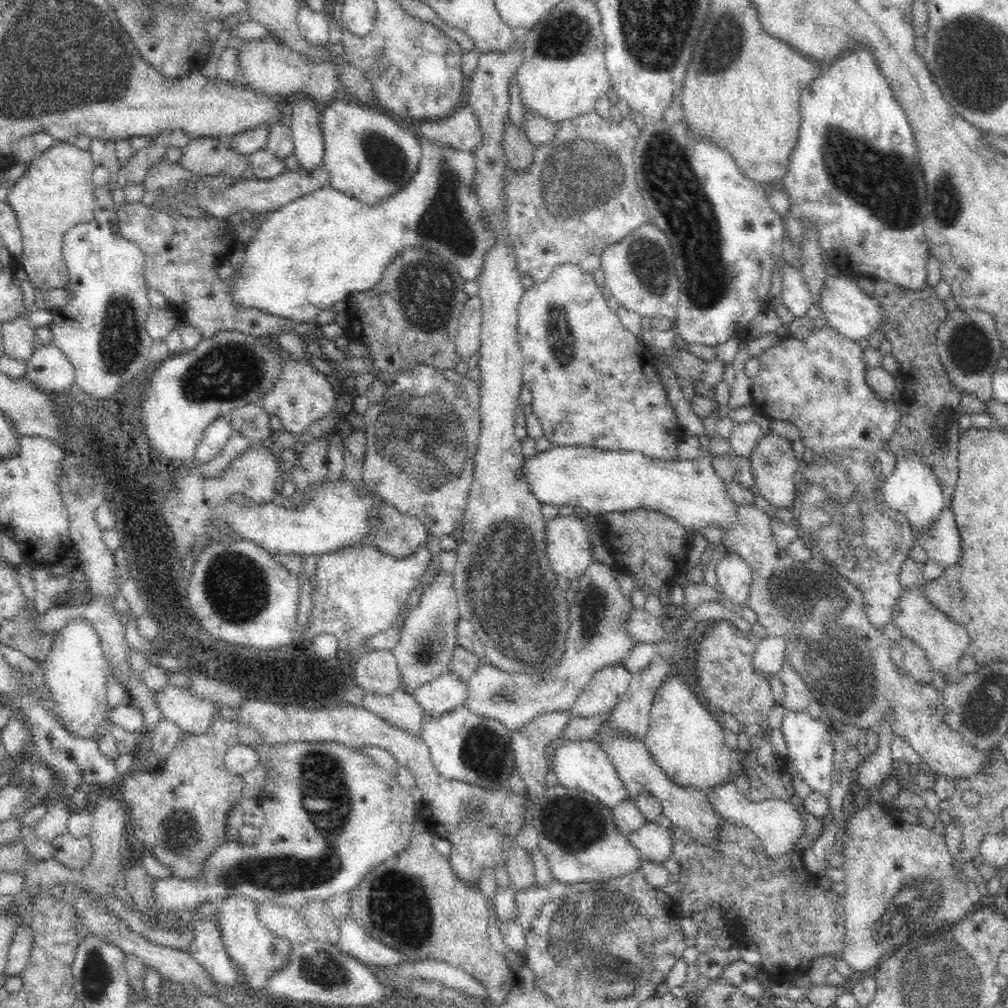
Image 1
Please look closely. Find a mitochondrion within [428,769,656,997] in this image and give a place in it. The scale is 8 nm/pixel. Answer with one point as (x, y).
(575, 824)

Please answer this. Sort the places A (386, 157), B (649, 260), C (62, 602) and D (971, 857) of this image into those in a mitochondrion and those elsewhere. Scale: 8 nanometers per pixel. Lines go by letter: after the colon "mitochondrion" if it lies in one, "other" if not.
A: mitochondrion
B: mitochondrion
C: other
D: other

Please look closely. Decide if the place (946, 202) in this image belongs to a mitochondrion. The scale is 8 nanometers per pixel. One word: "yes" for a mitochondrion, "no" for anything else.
yes

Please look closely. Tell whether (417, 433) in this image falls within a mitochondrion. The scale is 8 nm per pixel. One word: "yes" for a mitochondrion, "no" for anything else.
yes

